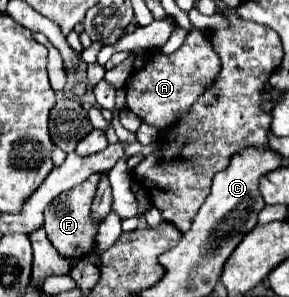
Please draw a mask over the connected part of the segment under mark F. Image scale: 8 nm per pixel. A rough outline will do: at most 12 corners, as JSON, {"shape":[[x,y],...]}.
{"shape":[[99,175],[45,209],[47,239],[65,259],[95,251]]}

